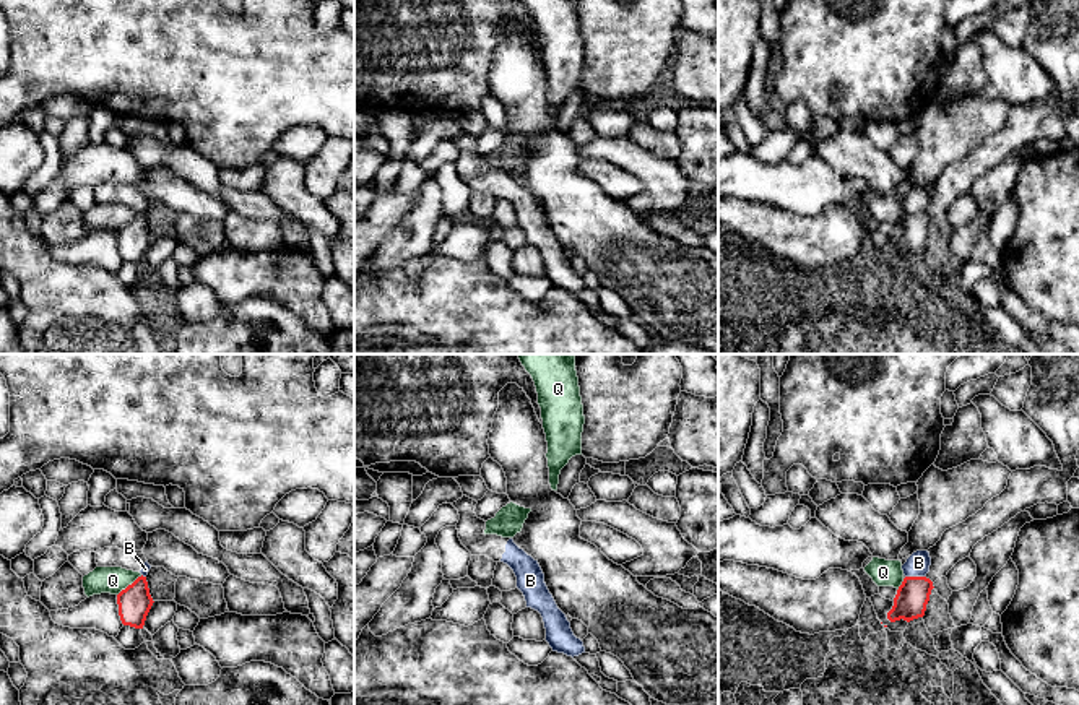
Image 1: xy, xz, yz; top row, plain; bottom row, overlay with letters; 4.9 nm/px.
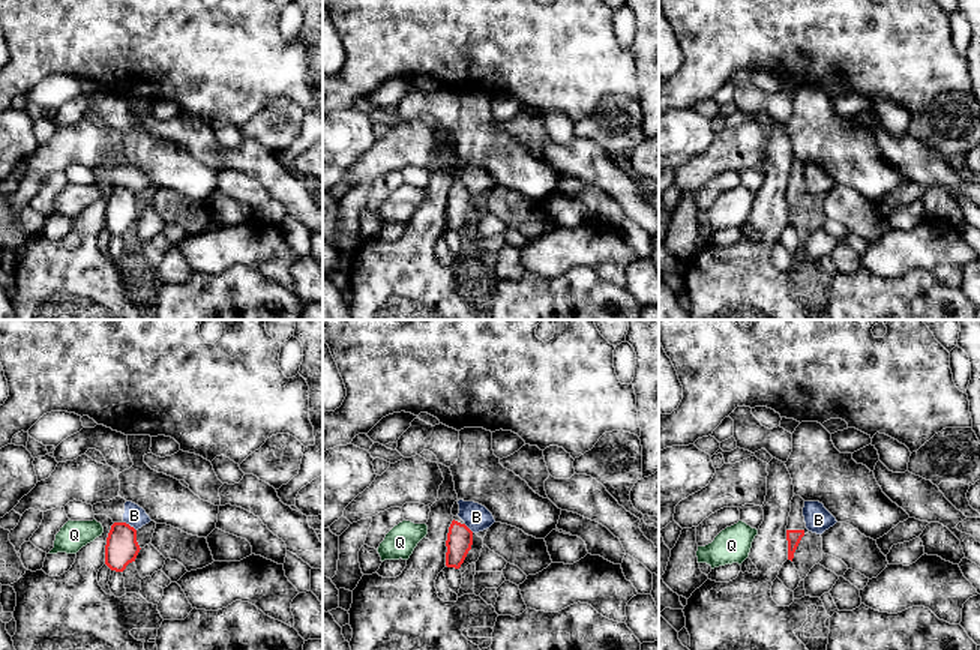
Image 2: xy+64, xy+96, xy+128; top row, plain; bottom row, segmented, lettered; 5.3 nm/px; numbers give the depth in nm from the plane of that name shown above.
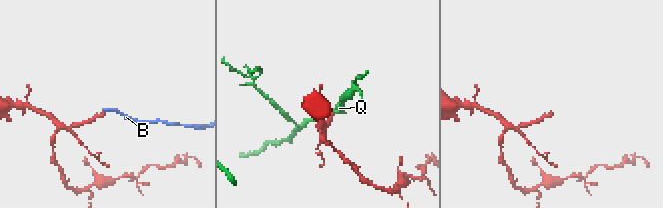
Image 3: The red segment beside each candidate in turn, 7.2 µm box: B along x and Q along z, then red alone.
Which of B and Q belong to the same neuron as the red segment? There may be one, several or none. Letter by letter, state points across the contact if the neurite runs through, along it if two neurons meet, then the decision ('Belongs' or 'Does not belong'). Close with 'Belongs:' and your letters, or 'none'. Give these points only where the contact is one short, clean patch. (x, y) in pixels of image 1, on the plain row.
B: Boundary: yz (905, 211), (925, 213). Does not belong
Q: Boundary: xy (142, 211), (117, 231). Does not belong
Belongs: none

